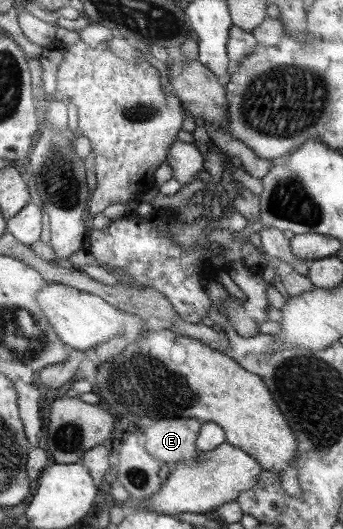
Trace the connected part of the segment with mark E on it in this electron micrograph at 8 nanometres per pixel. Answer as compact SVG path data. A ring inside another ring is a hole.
M189 418L157 419L141 435L145 451L169 468L176 463L194 461L199 452L196 439L200 424L198 420Z

